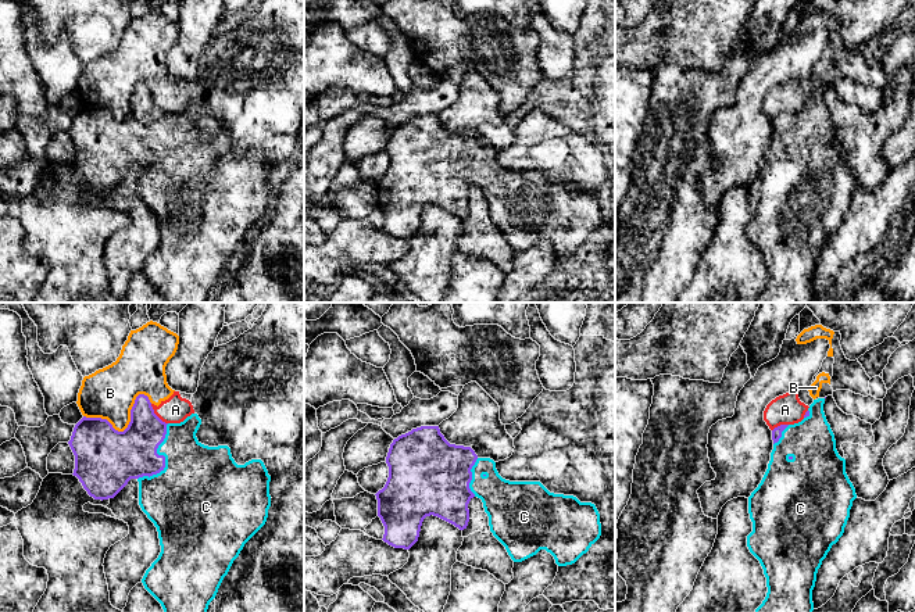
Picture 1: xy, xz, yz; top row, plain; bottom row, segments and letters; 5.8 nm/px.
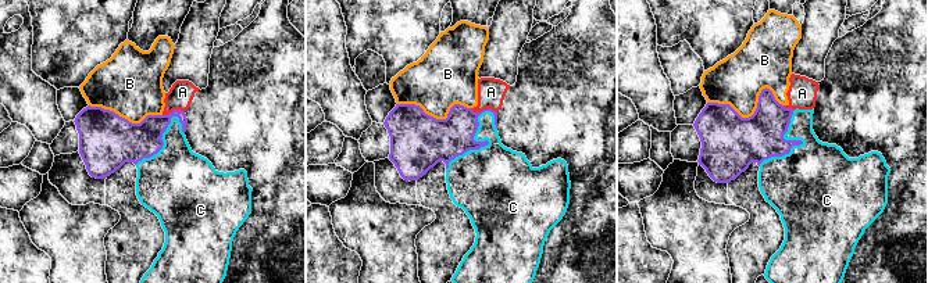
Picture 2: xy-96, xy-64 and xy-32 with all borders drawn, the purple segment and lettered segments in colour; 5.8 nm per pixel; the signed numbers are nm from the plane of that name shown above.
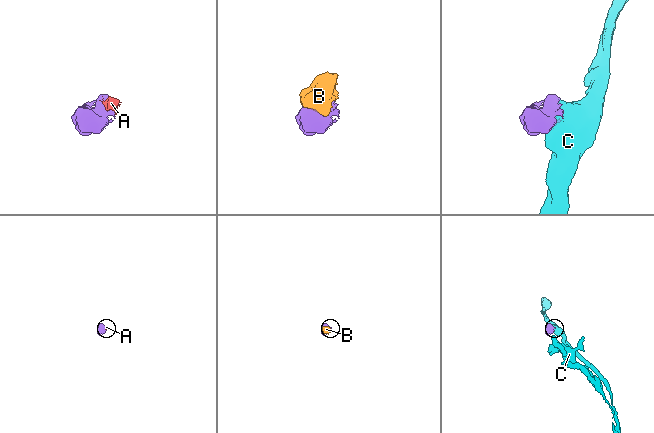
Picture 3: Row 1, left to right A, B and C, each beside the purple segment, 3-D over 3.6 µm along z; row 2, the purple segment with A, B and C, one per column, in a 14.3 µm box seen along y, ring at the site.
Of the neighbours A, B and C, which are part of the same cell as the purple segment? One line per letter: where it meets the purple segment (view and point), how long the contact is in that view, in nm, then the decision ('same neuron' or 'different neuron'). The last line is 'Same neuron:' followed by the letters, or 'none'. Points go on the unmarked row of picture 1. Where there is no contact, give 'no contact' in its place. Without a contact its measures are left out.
A: meets purple in xy at (156, 104); contact 160 nm long; different neuron
B: meets purple in xy at (128, 114); contact 400 nm long; different neuron
C: meets purple in xy at (164, 146); contact 380 nm long; same neuron
Same neuron: C

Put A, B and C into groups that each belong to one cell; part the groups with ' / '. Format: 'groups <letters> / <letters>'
groups A B / C

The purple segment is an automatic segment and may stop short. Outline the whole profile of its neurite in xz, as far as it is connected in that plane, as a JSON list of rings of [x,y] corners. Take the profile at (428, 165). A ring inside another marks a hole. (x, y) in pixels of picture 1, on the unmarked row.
[[[421,115],[394,128],[386,153],[387,171],[375,185],[378,205],[385,215],[382,229],[394,237],[410,239],[418,230],[423,208],[430,204],[460,219],[467,218],[468,193],[473,186],[482,189],[490,221],[514,251],[546,239],[558,255],[572,254],[601,225],[600,203],[594,193],[550,182],[540,171],[505,169],[498,164],[493,148],[479,147],[471,136],[450,133],[439,115]]]

